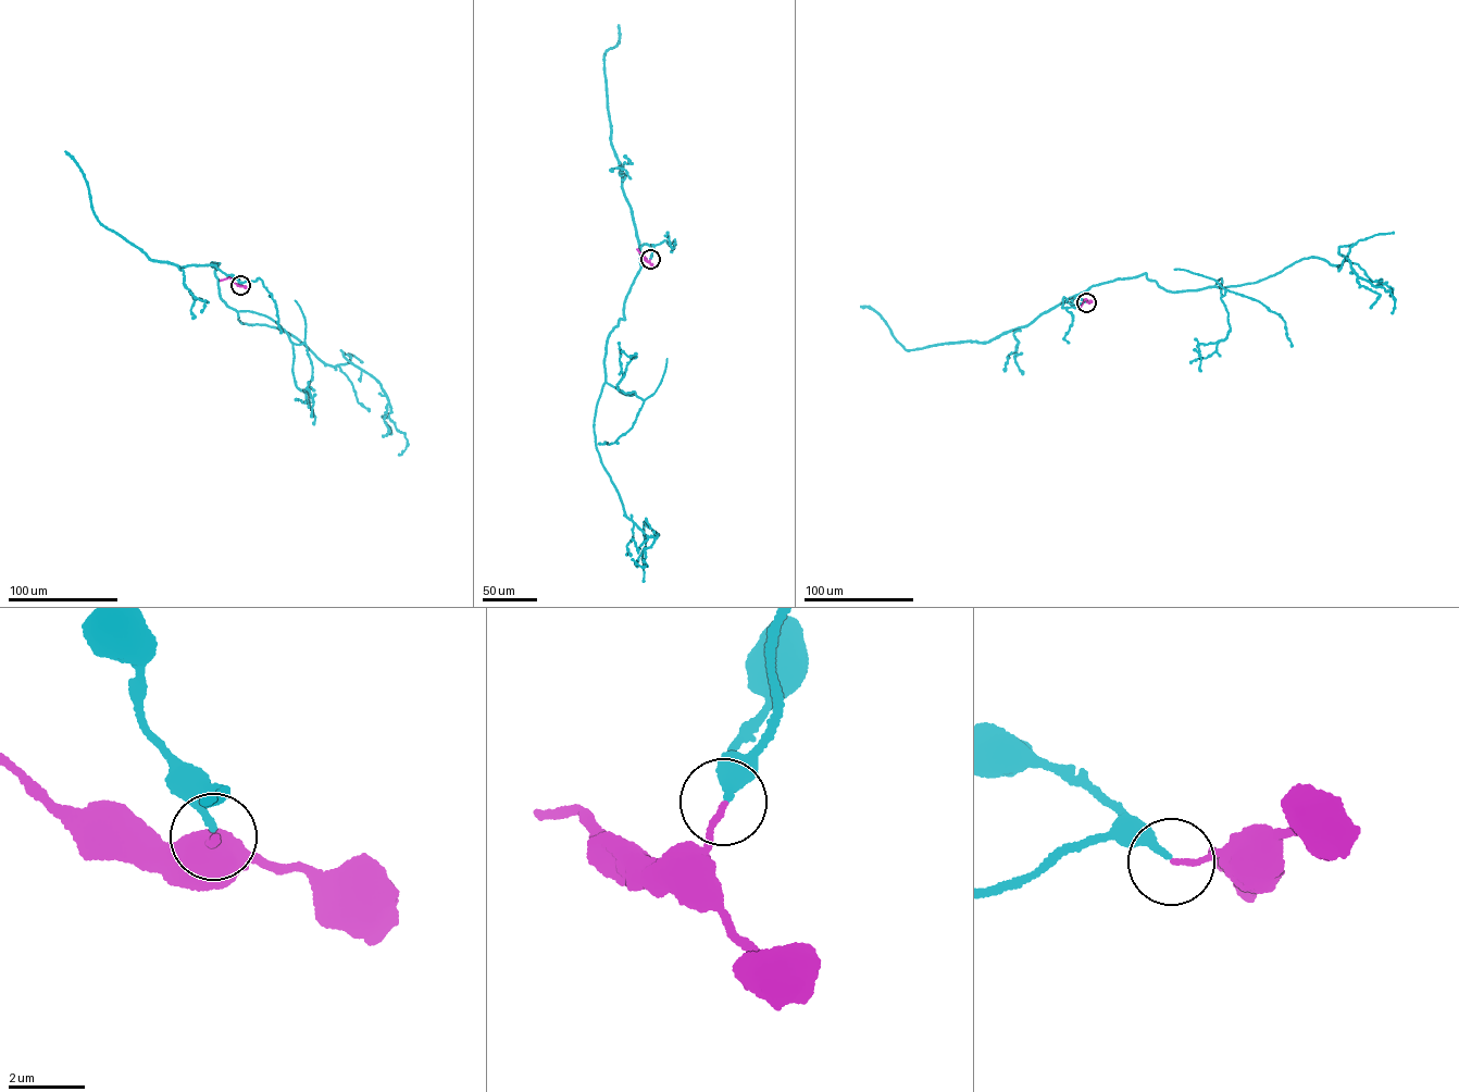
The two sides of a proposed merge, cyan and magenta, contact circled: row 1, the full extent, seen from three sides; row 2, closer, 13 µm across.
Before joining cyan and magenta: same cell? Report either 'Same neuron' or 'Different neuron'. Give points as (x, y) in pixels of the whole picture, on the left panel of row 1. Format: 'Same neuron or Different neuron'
Same neuron

